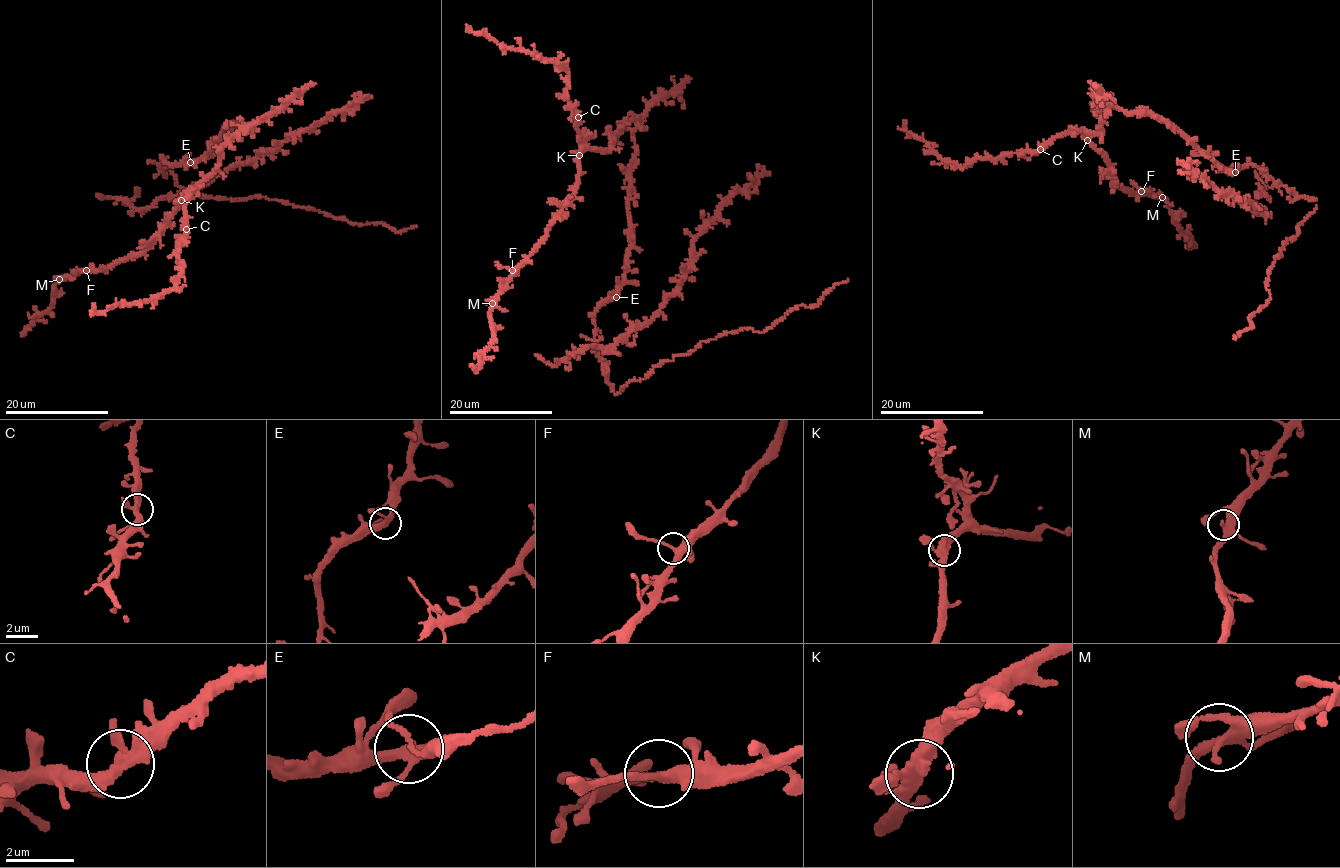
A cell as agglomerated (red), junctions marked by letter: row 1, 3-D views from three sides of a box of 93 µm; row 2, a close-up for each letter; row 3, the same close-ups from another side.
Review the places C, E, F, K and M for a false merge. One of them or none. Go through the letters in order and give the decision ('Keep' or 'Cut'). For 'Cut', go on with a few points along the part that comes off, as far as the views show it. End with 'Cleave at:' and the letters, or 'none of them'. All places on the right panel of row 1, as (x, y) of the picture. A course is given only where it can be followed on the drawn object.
C: Keep
E: Keep
F: Keep
K: Keep
M: Keep
Cleave at: none of them

